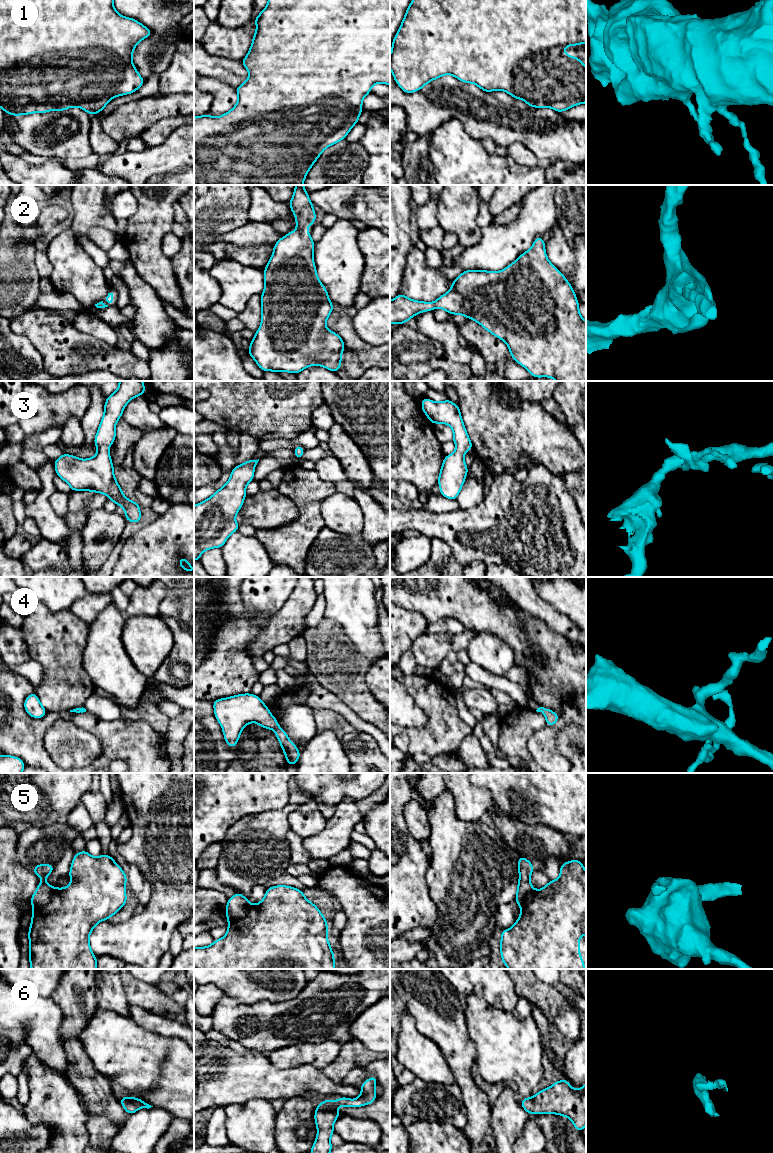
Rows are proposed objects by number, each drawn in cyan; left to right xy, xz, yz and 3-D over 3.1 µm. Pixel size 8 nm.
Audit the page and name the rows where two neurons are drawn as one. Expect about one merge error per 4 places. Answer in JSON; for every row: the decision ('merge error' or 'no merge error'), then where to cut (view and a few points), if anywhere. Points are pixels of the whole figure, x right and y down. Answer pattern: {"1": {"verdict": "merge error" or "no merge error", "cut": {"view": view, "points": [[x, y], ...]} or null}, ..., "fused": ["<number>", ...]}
{"1": {"verdict": "no merge error", "cut": null}, "2": {"verdict": "no merge error", "cut": null}, "3": {"verdict": "no merge error", "cut": null}, "4": {"verdict": "no merge error", "cut": null}, "5": {"verdict": "merge error", "cut": {"view": "xy", "points": [[55, 888], [47, 903], [33, 907]]}}, "6": {"verdict": "no merge error", "cut": null}, "fused": ["5"]}

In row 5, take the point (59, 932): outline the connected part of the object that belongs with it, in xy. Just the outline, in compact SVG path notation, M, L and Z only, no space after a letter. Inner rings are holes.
M86 850L75 853L69 877L69 886L55 888L48 904L32 909L28 931L31 969L97 969L89 936L99 922L115 915L128 901L127 875L110 855L95 858Z

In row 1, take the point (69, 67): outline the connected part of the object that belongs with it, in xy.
M0 0L0 107L5 113L19 116L80 107L91 115L97 115L111 99L131 94L145 83L132 62L132 54L137 43L150 37L152 31L137 20L120 15L113 2L114 0Z

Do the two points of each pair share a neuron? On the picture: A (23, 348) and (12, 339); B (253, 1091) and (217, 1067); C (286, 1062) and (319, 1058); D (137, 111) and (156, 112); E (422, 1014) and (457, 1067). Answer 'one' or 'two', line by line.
A: one
B: one
C: one
D: one
E: one

